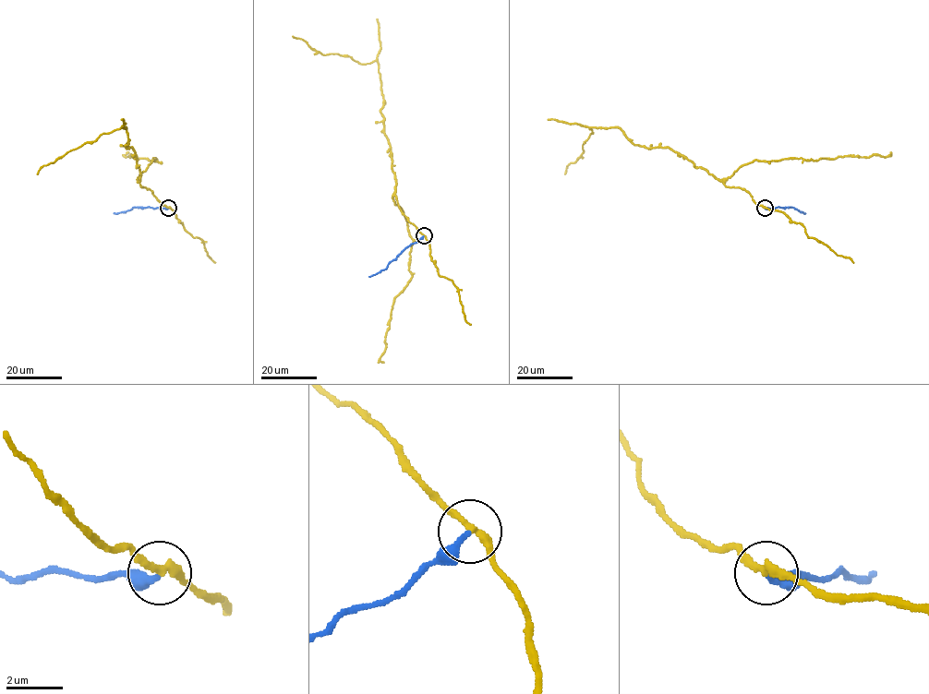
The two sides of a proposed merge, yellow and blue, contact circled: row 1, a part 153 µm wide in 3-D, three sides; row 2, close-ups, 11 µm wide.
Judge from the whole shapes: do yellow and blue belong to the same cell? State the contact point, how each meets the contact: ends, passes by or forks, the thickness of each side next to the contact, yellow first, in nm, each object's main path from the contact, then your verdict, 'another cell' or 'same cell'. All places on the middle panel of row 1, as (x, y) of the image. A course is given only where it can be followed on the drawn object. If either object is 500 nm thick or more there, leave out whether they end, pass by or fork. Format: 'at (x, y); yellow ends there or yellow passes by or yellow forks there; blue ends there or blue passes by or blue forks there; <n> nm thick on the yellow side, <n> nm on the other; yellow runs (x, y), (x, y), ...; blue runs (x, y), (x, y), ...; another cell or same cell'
at (424, 235); yellow passes by; blue ends there; 260 nm thick on the yellow side, 280 nm on the other; yellow runs (423, 236), (398, 205), (380, 112), (379, 64), (321, 54), (292, 36); blue runs (423, 236), (405, 247), (387, 268), (368, 277); another cell

